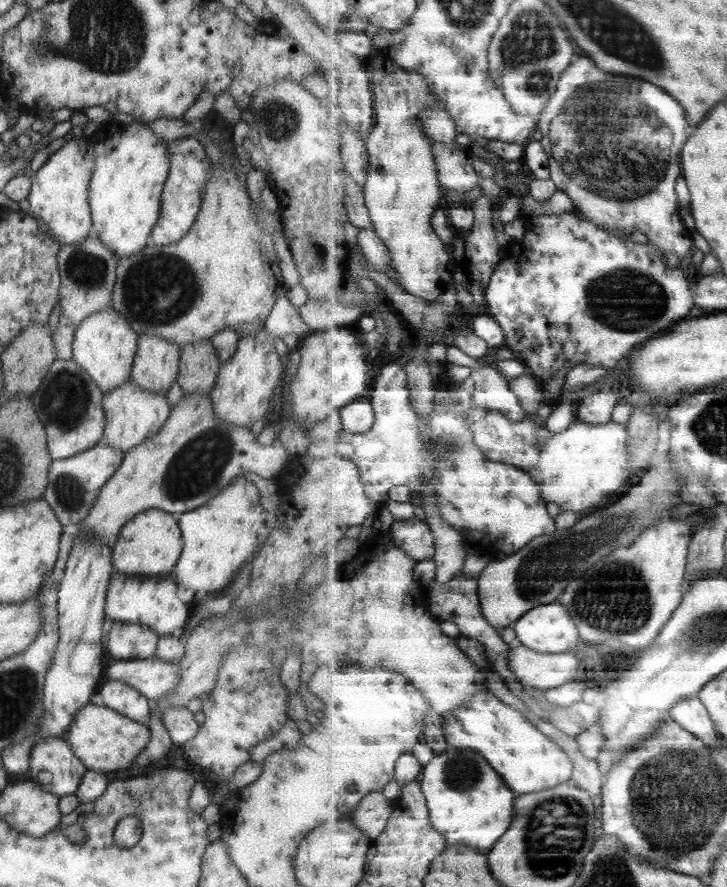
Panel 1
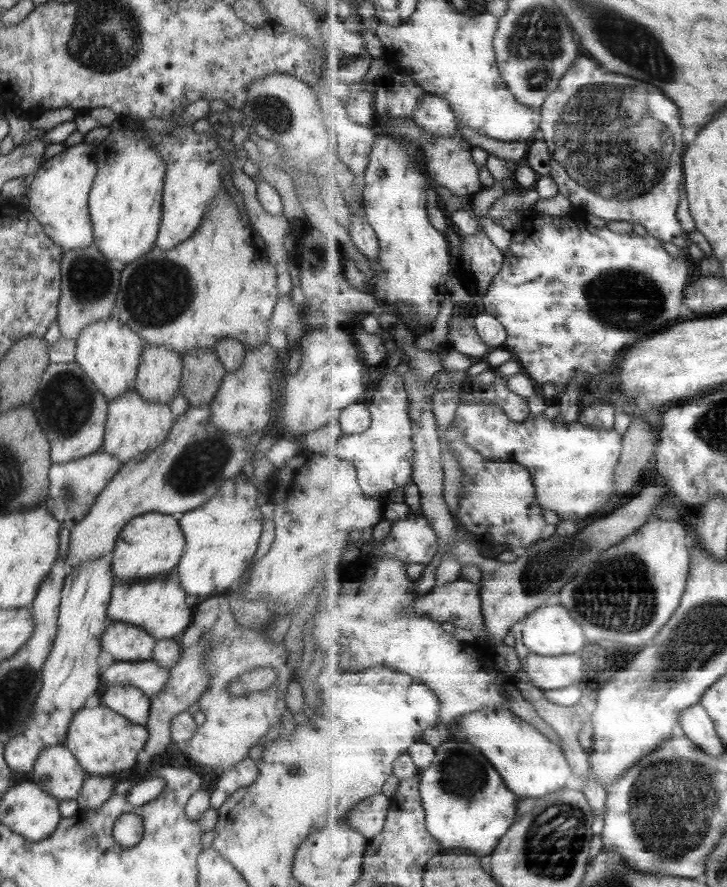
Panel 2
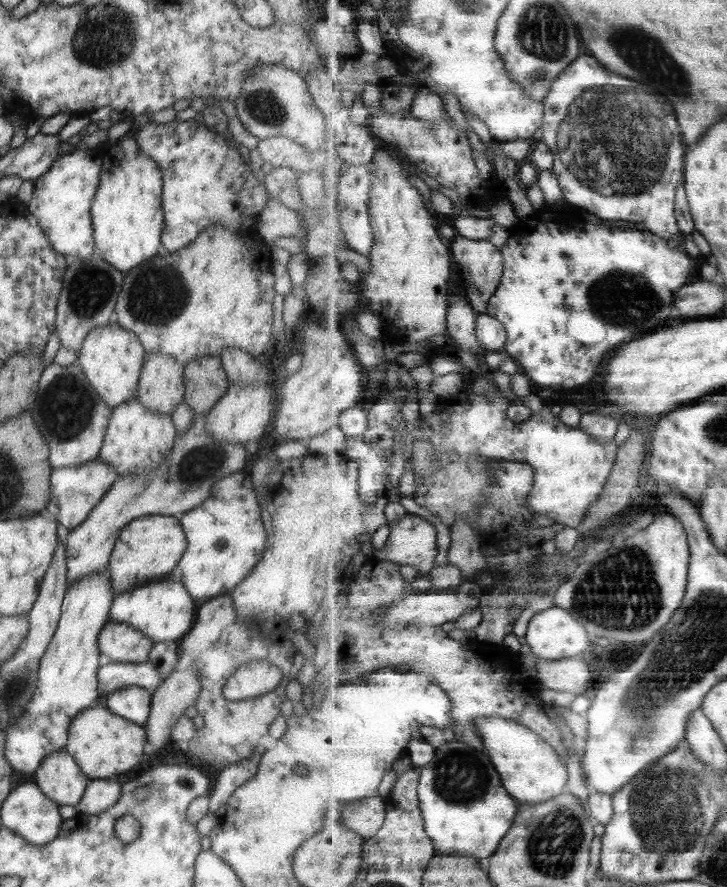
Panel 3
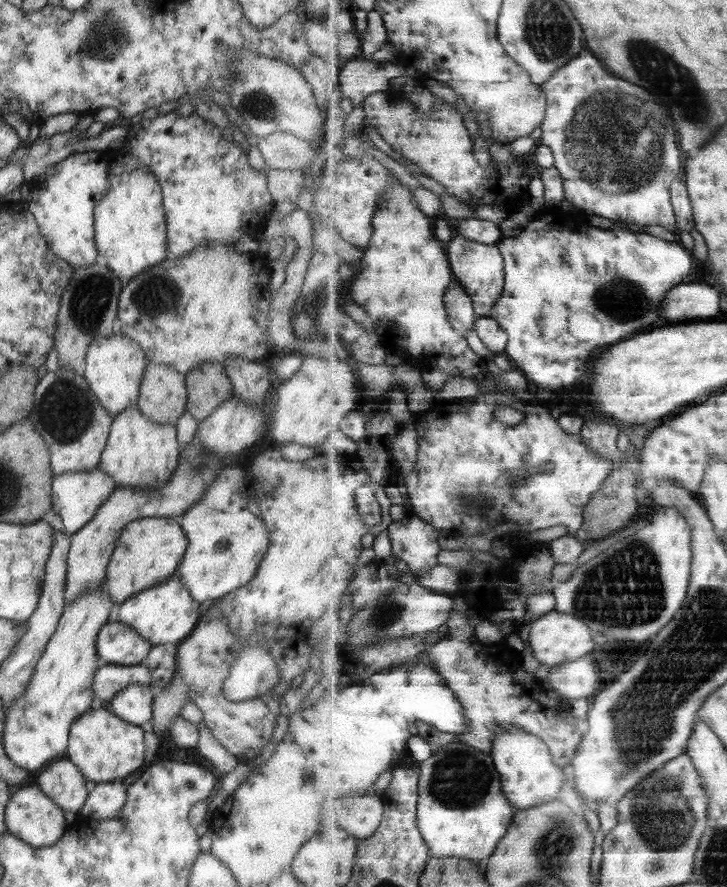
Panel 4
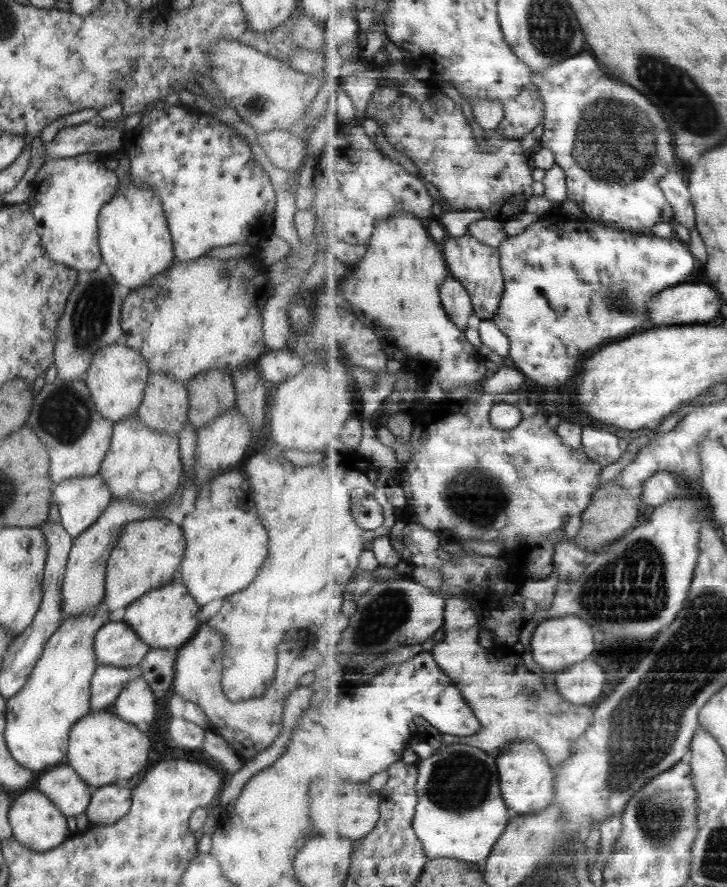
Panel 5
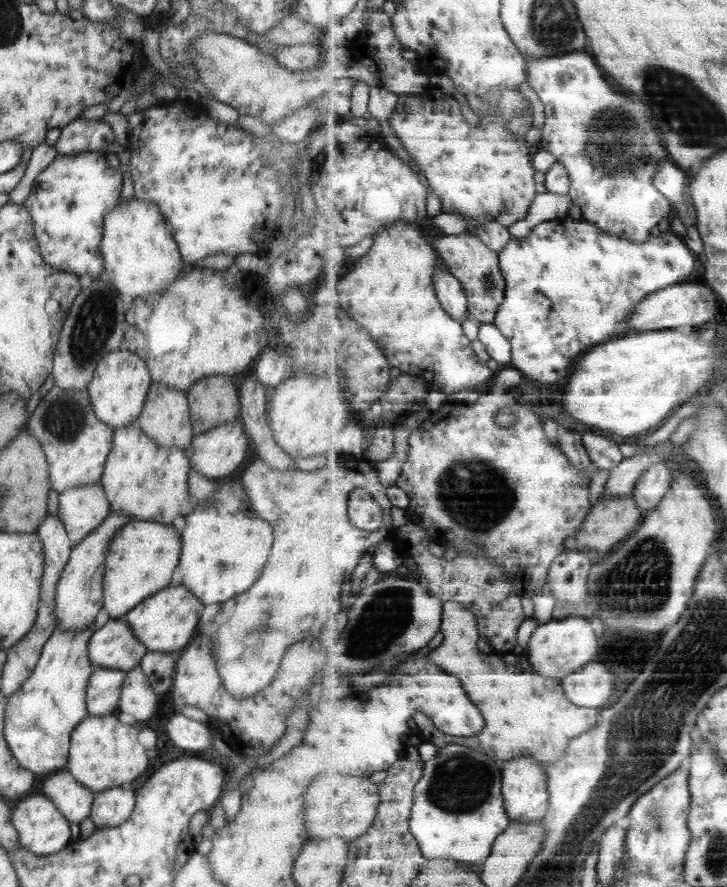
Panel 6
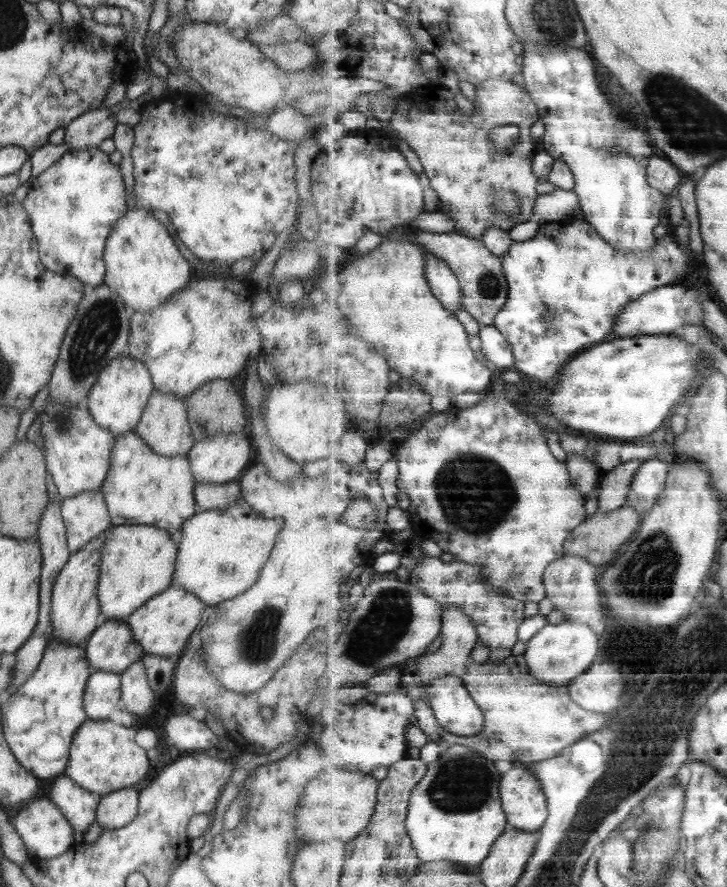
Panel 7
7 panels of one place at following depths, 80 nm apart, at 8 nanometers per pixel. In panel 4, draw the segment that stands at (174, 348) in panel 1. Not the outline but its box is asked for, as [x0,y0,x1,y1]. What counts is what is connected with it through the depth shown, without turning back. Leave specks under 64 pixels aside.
[136,362,186,424]

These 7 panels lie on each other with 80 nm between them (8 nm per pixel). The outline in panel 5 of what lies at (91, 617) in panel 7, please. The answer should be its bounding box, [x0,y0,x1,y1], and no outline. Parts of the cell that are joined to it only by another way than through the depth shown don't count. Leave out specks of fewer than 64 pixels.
[61,498,154,618]

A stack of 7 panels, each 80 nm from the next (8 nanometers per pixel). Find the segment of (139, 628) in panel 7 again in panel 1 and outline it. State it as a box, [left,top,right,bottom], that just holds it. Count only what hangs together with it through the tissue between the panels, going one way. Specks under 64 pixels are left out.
[105,574,191,636]

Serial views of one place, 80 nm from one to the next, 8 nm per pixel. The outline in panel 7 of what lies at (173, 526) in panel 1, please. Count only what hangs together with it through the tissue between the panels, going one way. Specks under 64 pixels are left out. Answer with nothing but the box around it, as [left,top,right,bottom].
[97,525,177,620]

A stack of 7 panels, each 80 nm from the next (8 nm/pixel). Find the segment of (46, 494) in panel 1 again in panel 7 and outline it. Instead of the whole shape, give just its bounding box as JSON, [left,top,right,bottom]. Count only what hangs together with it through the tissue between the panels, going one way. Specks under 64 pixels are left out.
[60,490,111,554]

